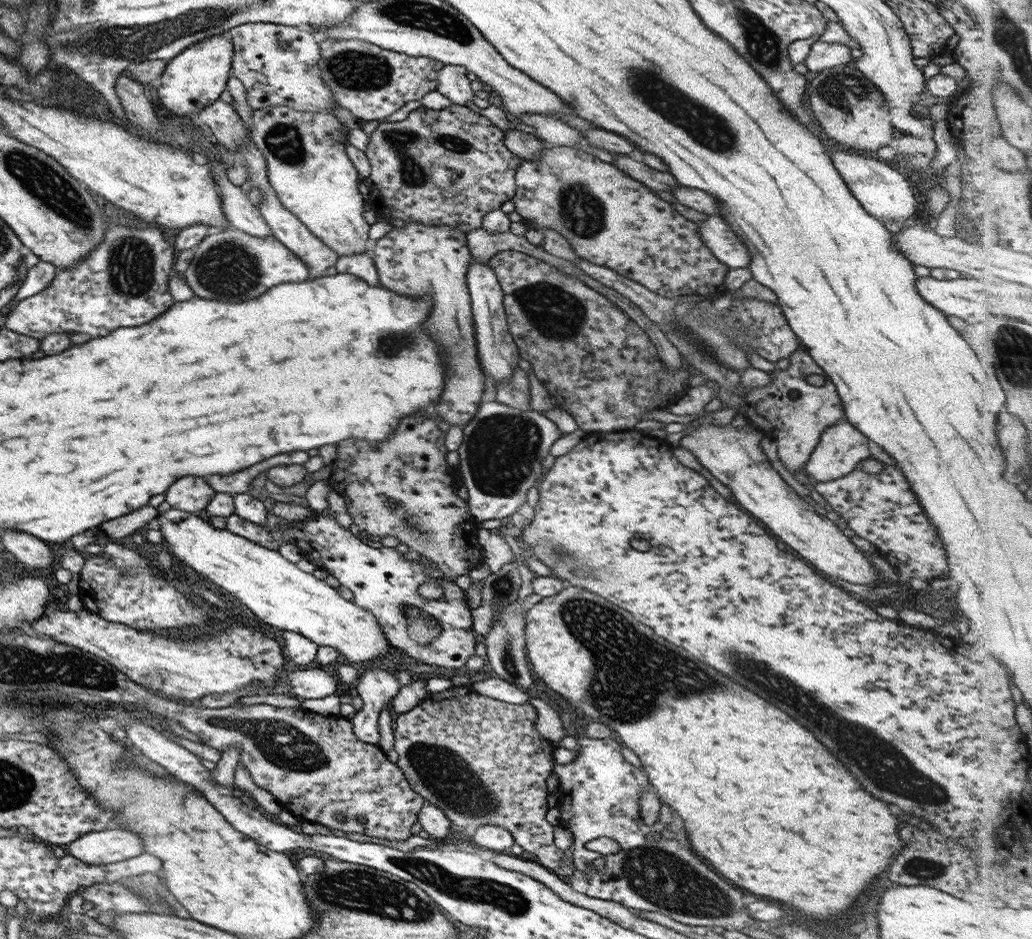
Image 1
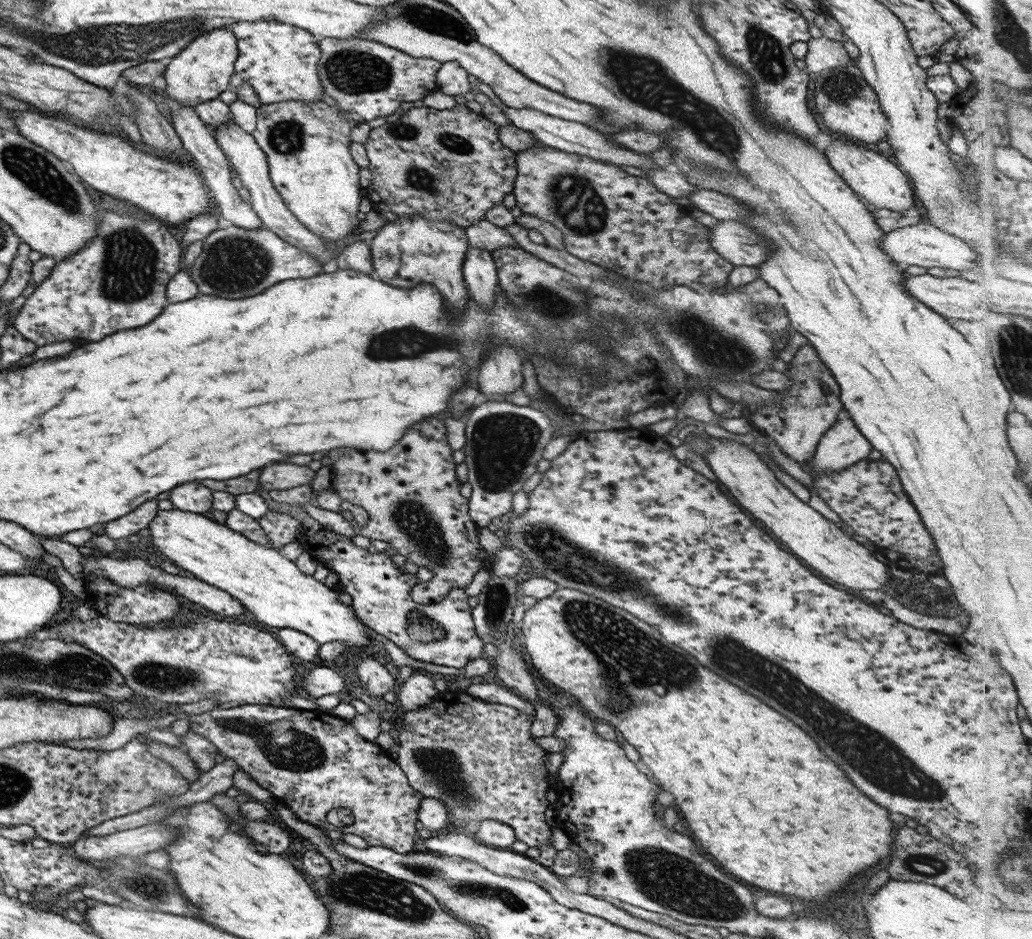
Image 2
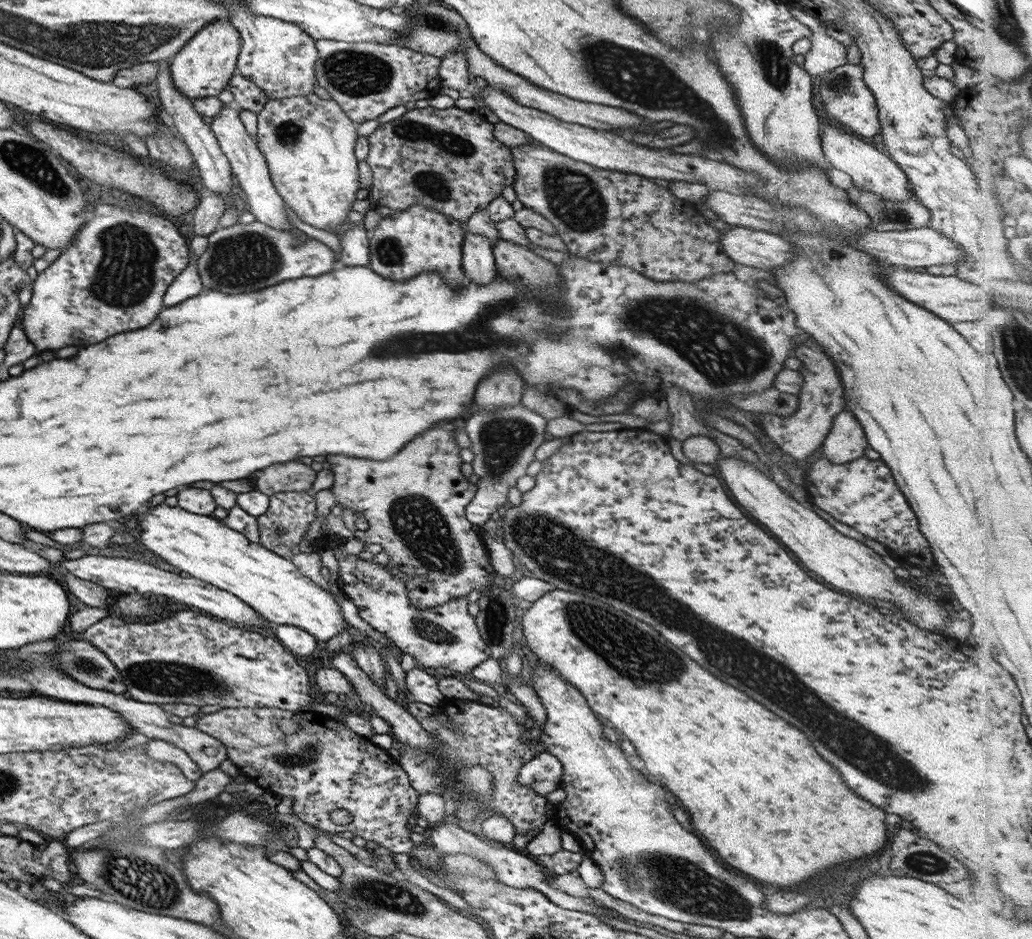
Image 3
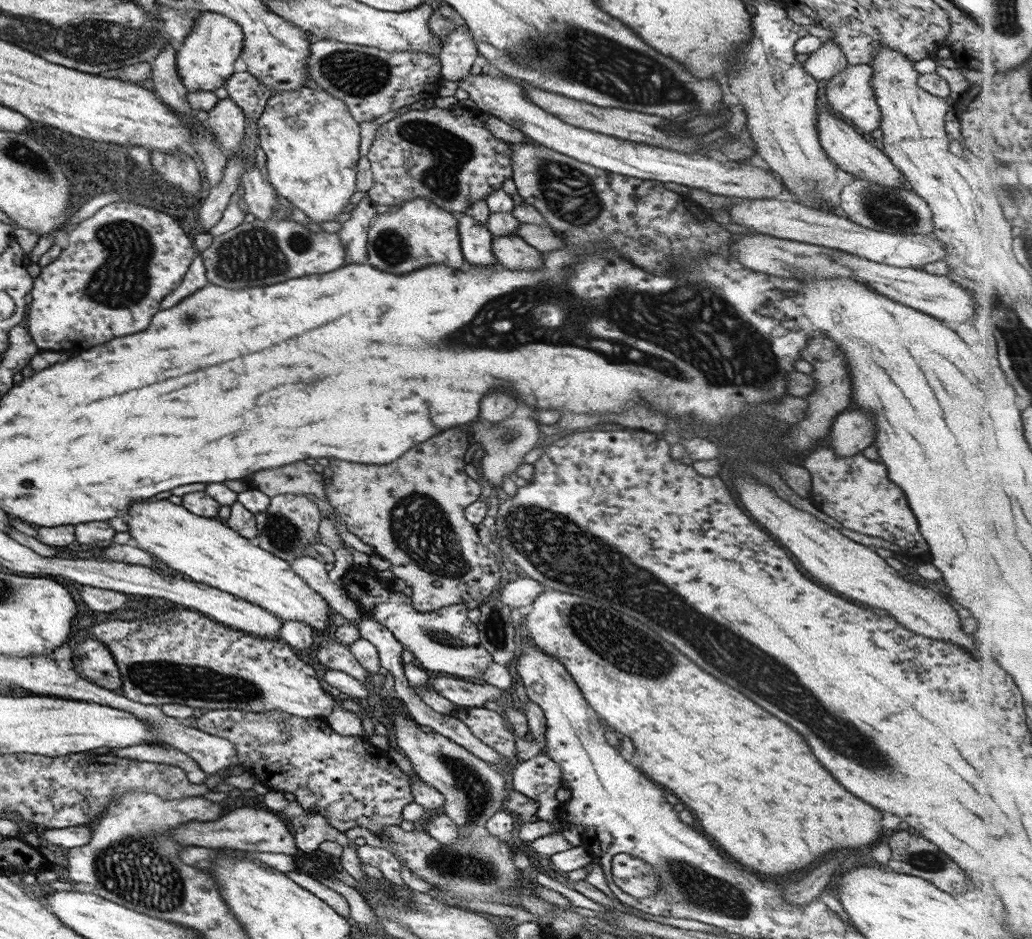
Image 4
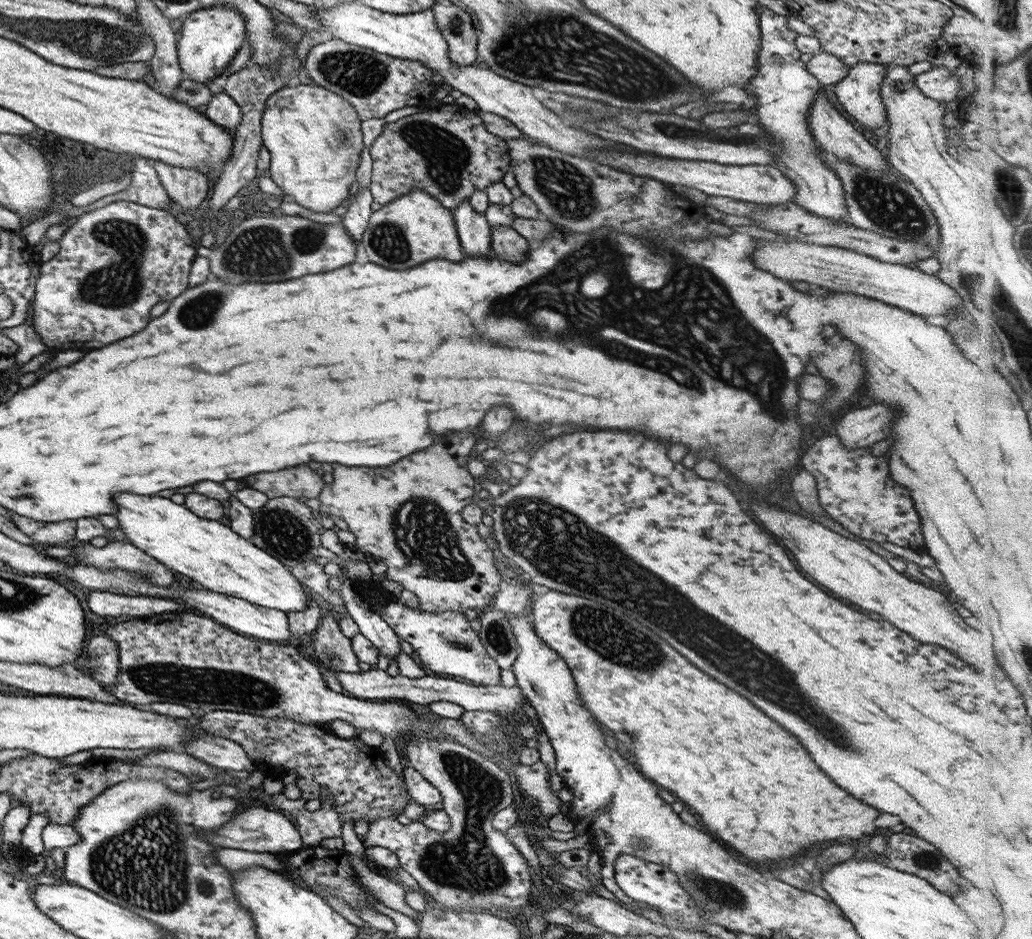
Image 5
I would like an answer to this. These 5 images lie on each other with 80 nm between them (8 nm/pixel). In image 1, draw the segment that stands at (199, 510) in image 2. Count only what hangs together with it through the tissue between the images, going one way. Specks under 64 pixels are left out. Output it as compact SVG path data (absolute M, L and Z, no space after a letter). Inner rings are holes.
M185 476L165 492L165 502L175 510L201 515L214 493L201 478Z

